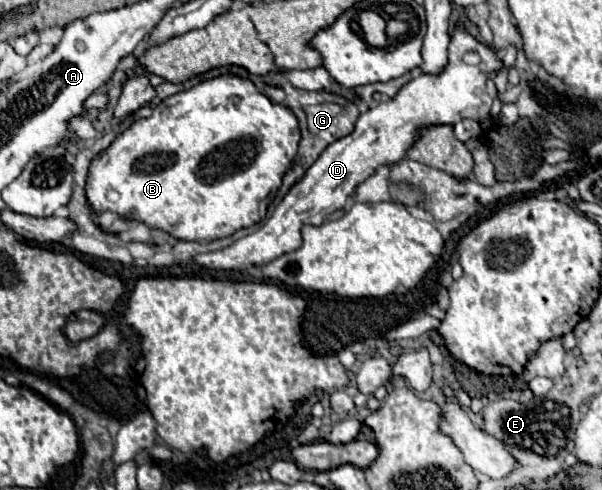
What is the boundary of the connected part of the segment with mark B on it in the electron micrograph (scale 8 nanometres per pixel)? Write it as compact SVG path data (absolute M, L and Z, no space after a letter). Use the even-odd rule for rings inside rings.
M232 74L218 76L218 78L212 78L212 80L204 80L204 82L196 84L190 90L178 92L178 94L162 100L154 108L150 118L136 120L106 150L102 150L90 162L90 170L88 170L88 176L86 176L86 200L88 200L88 204L90 204L90 208L92 208L92 212L96 216L102 214L102 212L112 210L124 220L140 220L148 228L164 230L164 232L168 232L170 236L174 236L178 240L186 240L186 242L220 240L220 238L232 236L240 228L254 226L256 222L260 222L266 216L266 210L268 210L268 204L272 200L272 194L278 190L278 184L282 184L282 172L286 172L286 168L290 168L290 160L294 160L294 152L298 150L298 140L300 140L298 120L290 112L290 108L286 108L282 104L274 104L250 80L244 80L244 78L232 76Z

